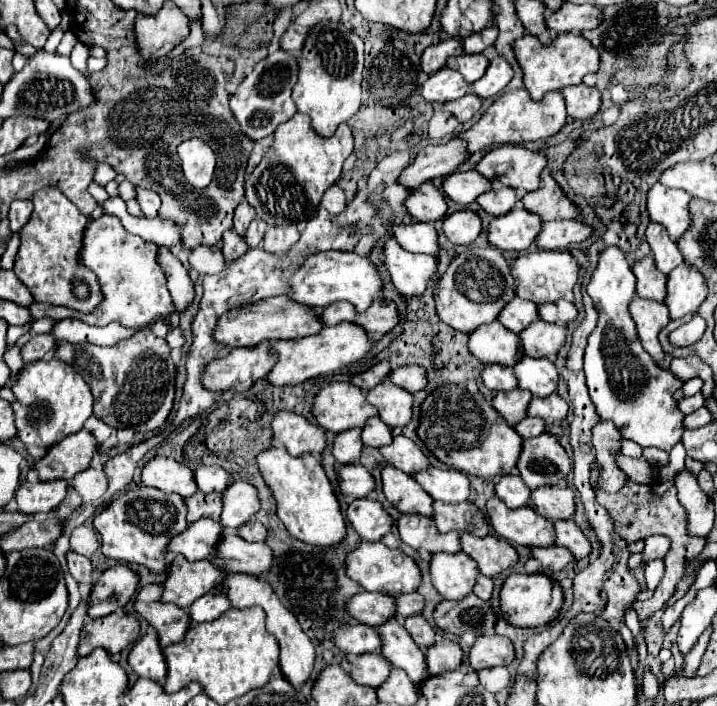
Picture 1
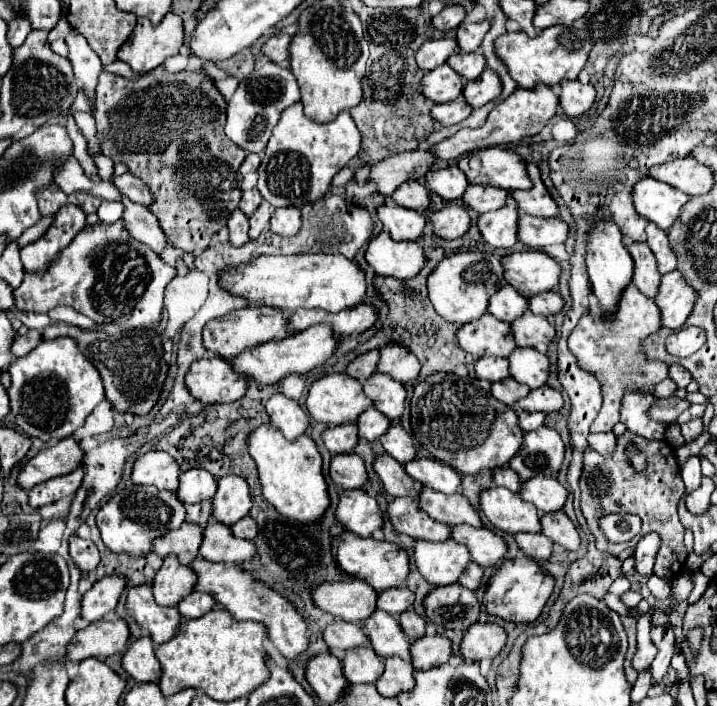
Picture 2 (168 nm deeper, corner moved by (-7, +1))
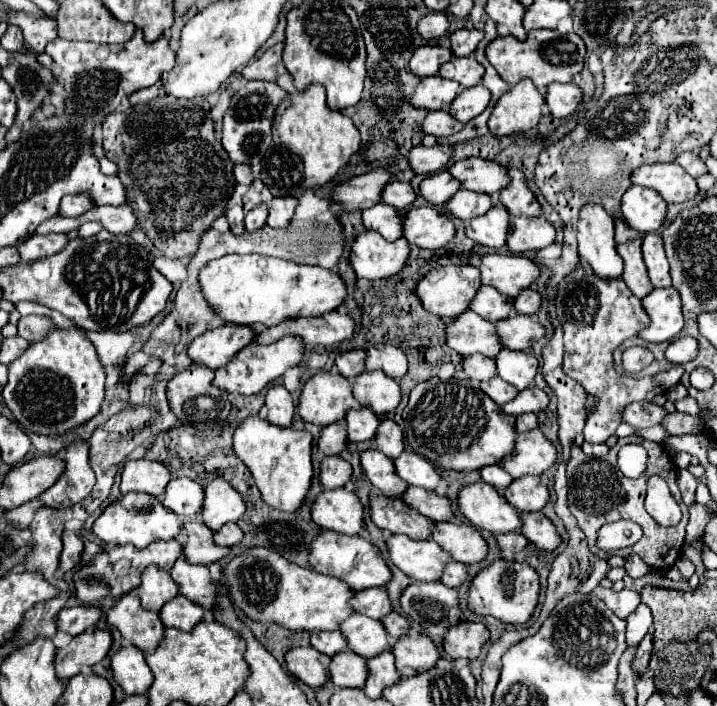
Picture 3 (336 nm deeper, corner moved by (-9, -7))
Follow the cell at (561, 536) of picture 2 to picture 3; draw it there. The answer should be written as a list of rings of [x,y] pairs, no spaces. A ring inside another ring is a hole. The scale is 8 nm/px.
[[[522,512],[522,530],[530,544],[538,546],[540,550],[554,550],[562,540],[554,528],[554,524],[542,512]]]

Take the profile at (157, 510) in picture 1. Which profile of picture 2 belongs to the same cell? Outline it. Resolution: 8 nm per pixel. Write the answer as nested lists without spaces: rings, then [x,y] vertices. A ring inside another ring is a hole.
[[[130,484],[118,494],[114,494],[98,512],[96,524],[102,532],[102,540],[110,552],[126,552],[128,556],[148,556],[152,552],[152,542],[164,536],[168,530],[180,528],[186,518],[184,504],[174,496],[174,492],[158,490],[154,486]]]

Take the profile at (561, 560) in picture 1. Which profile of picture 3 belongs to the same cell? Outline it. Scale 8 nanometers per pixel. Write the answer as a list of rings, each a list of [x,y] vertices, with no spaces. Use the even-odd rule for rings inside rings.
[[[508,532],[508,534],[496,534],[496,540],[498,540],[498,548],[504,552],[522,552],[524,546],[528,544],[528,540],[522,536],[522,534],[516,534],[516,532]]]

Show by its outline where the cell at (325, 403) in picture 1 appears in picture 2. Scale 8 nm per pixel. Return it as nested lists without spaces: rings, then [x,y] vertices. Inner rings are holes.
[[[328,374],[316,380],[306,400],[312,418],[328,426],[354,422],[370,406],[370,398],[362,392],[362,382],[348,374]]]

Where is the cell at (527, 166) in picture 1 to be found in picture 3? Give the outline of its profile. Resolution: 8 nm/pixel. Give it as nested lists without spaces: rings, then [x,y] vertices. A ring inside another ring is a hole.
[[[466,158],[466,160],[454,162],[448,168],[448,172],[456,180],[460,180],[460,184],[466,190],[484,192],[484,194],[500,192],[502,188],[508,186],[508,180],[510,180],[504,166],[482,158]]]

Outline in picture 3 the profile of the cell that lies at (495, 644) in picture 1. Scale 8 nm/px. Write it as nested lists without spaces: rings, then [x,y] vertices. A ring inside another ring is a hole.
[[[460,620],[460,624],[454,624],[444,634],[442,646],[450,658],[466,658],[472,660],[480,656],[482,646],[488,642],[488,630],[482,622],[466,622]]]

